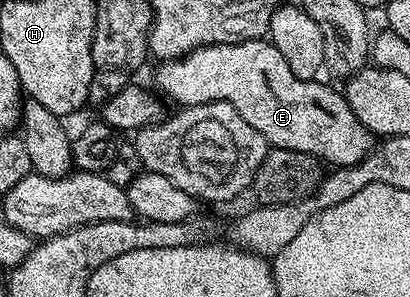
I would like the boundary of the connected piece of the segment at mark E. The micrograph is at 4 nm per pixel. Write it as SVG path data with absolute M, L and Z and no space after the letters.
M270 40L206 45L186 57L164 61L158 67L154 88L168 102L176 101L179 107L214 101L233 103L241 119L265 135L268 146L308 153L328 166L338 167L361 163L377 144L375 134L357 119L338 88L330 89L319 79L297 79Z

